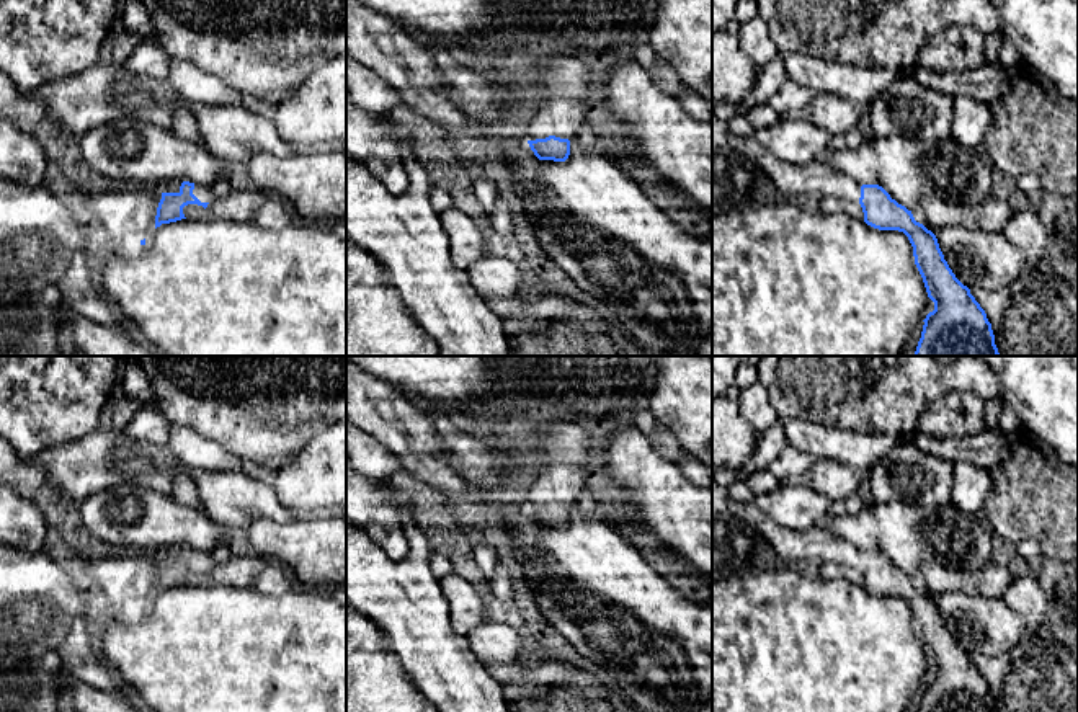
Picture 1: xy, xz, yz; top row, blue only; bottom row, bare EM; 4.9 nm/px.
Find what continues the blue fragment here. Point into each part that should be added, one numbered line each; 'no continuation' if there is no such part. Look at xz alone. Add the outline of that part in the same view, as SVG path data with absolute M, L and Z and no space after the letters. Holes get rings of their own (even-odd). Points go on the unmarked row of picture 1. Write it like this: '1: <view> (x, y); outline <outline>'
1: xz (567, 454); outline M573 421L542 423L524 438L526 444L529 444L539 457L537 472L521 490L521 498L526 505L536 506L549 501L577 505L590 474L598 469L598 446L588 429Z

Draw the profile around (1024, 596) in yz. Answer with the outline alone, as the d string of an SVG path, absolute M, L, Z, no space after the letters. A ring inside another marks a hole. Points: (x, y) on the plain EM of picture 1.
M1014 576L1004 591L1003 603L1024 621L1027 634L1044 625L1049 604L1036 576Z

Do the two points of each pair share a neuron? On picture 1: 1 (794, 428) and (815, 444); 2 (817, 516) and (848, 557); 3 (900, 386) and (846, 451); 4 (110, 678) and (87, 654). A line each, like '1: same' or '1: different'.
1: same
2: different
3: different
4: same

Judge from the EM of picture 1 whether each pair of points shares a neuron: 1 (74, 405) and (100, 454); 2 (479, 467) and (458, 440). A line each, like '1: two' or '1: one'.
1: two
2: one

